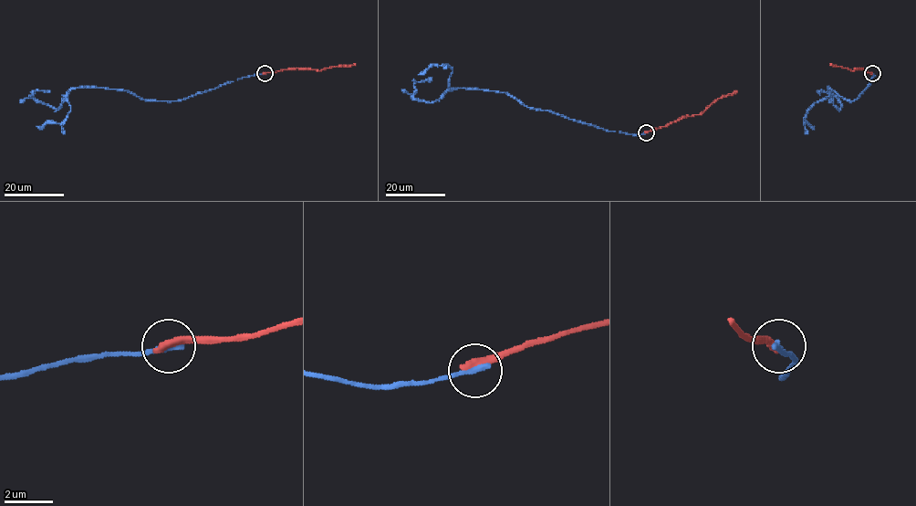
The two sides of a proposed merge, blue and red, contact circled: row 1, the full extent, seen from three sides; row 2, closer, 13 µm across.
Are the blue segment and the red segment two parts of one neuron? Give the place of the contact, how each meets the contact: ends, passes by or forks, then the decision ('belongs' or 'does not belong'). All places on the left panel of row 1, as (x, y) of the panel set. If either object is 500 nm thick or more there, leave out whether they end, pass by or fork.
place (265, 73); blue ends; red ends; does not belong

